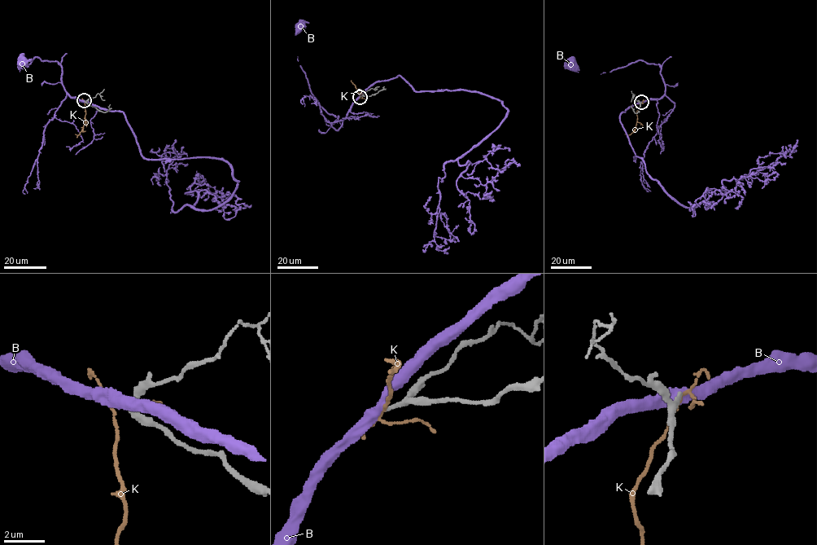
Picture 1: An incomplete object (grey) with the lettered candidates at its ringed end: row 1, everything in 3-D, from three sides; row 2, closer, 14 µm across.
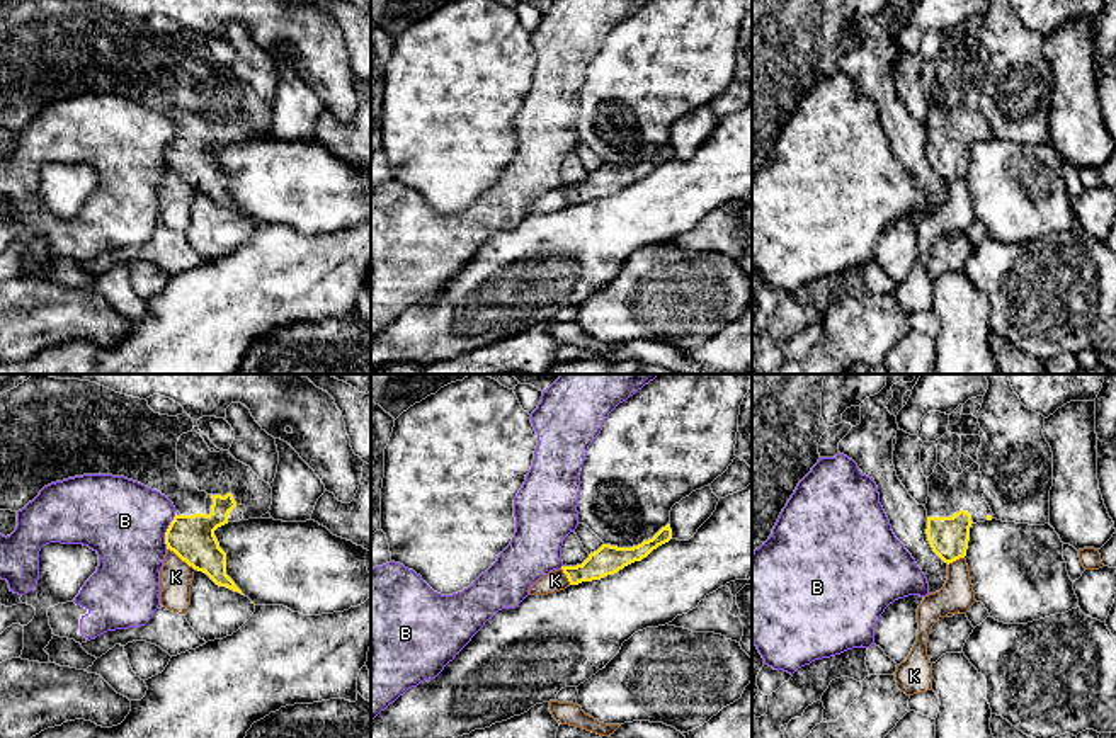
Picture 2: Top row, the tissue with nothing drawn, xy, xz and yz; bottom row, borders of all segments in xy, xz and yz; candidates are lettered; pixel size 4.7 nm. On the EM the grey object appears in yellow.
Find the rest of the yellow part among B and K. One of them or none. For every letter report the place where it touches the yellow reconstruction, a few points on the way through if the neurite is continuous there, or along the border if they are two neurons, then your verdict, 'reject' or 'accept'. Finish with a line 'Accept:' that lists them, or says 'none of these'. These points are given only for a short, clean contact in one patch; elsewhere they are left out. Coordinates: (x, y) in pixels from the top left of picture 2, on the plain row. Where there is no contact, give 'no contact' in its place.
B: contact xy (167, 150); border xy (176, 133), (165, 152), (165, 167); reject
K: contact xy (181, 177); border xy (167, 167), (194, 189); reject
Accept: none of these

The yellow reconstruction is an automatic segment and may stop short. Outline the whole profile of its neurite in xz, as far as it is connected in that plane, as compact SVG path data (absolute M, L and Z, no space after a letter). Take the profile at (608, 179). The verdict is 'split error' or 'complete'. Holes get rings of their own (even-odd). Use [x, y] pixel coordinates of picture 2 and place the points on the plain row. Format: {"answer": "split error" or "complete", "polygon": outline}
{"answer": "complete", "polygon": "M670 143L662 146L652 158L643 160L633 167L618 167L611 163L602 163L597 170L590 172L589 177L577 185L561 185L570 204L578 204L582 201L601 199L607 194L614 194L624 185L641 180L653 168L669 162L672 158Z"}

